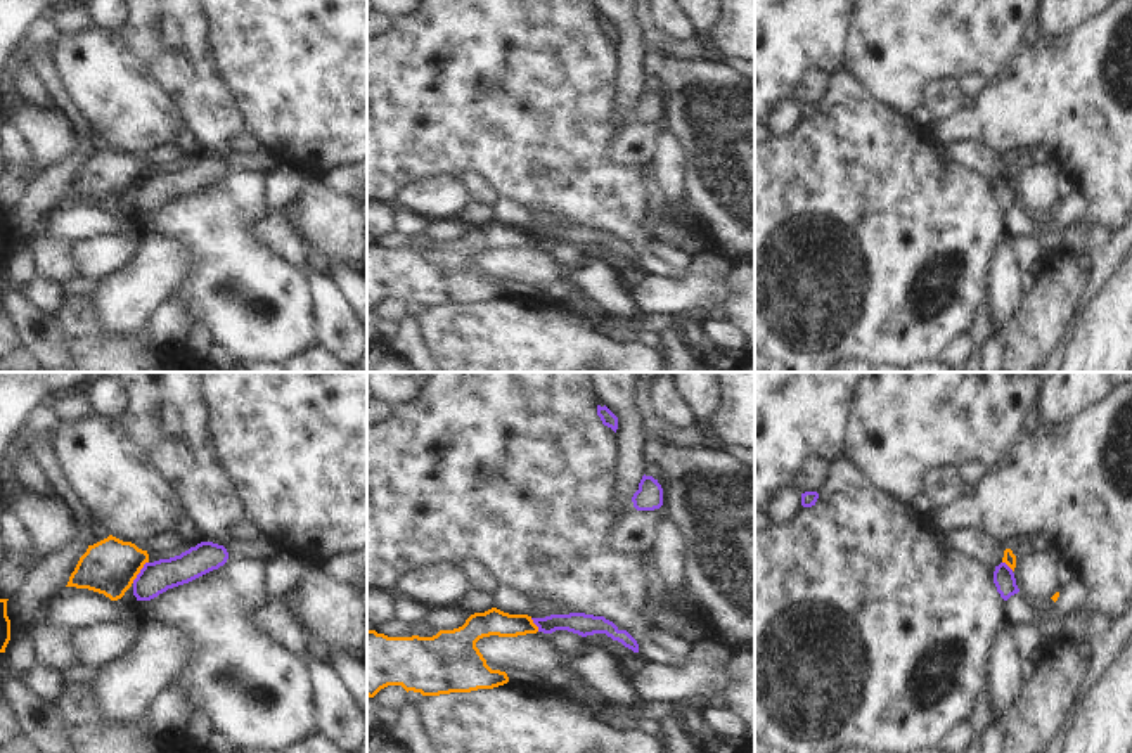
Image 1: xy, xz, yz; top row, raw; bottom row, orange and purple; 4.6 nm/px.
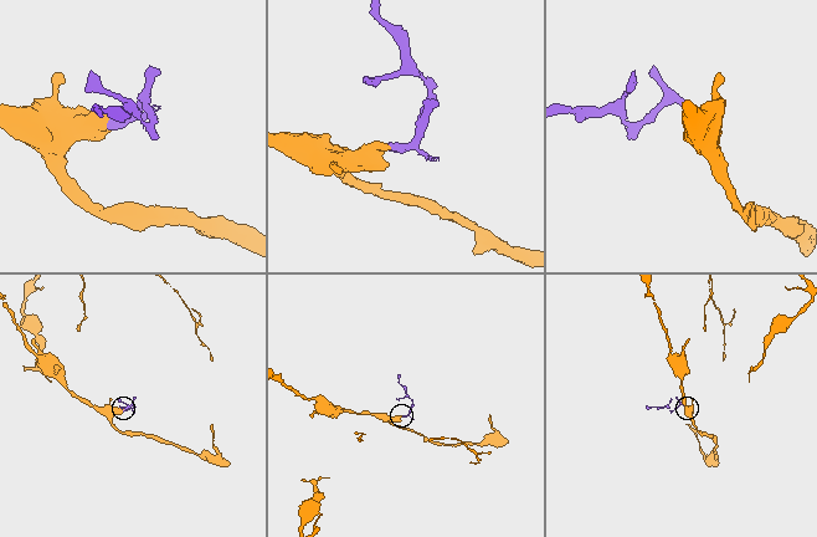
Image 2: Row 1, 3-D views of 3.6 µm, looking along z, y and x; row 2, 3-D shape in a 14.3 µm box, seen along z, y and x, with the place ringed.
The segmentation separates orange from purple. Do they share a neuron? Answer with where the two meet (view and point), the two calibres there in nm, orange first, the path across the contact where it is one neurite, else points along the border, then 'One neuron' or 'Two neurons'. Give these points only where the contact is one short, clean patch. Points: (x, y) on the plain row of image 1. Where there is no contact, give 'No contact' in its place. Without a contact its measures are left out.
Touches orange at xy (139, 184). Thickness 260 nm (orange) against 150 nm. Boundary: xy (147, 173), (132, 194). Two neurons.

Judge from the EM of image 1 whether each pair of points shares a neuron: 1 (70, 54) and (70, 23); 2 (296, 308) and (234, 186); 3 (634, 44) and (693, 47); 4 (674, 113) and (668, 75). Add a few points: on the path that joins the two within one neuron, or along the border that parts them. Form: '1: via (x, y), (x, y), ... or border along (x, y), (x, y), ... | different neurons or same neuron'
1: border along (96, 25), (63, 37) | different neurons
2: via (265, 277), (234, 246), (234, 217) | same neuron
3: border along (639, 26), (646, 51) | different neurons
4: via (674, 104), (674, 83) | same neuron

